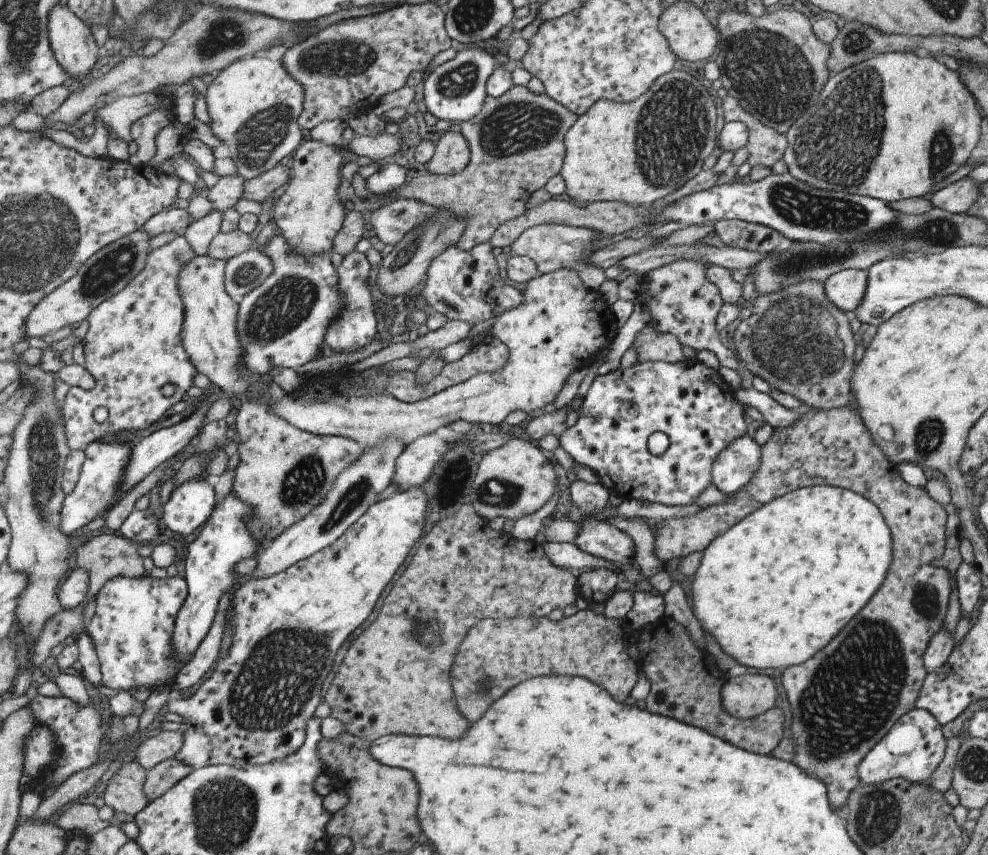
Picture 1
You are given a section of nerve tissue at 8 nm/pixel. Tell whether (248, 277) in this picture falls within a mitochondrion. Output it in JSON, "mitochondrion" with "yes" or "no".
{"mitochondrion":"yes"}

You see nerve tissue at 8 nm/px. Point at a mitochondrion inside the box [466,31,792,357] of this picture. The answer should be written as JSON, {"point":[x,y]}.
{"point":[671,132]}

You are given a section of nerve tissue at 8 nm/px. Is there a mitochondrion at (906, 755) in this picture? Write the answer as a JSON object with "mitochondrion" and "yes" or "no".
{"mitochondrion":"yes"}

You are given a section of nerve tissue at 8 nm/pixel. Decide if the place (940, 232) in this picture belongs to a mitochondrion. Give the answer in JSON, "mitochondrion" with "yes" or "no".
{"mitochondrion":"yes"}

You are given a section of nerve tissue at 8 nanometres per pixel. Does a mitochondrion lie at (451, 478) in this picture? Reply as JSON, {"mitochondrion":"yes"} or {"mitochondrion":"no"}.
{"mitochondrion":"yes"}

